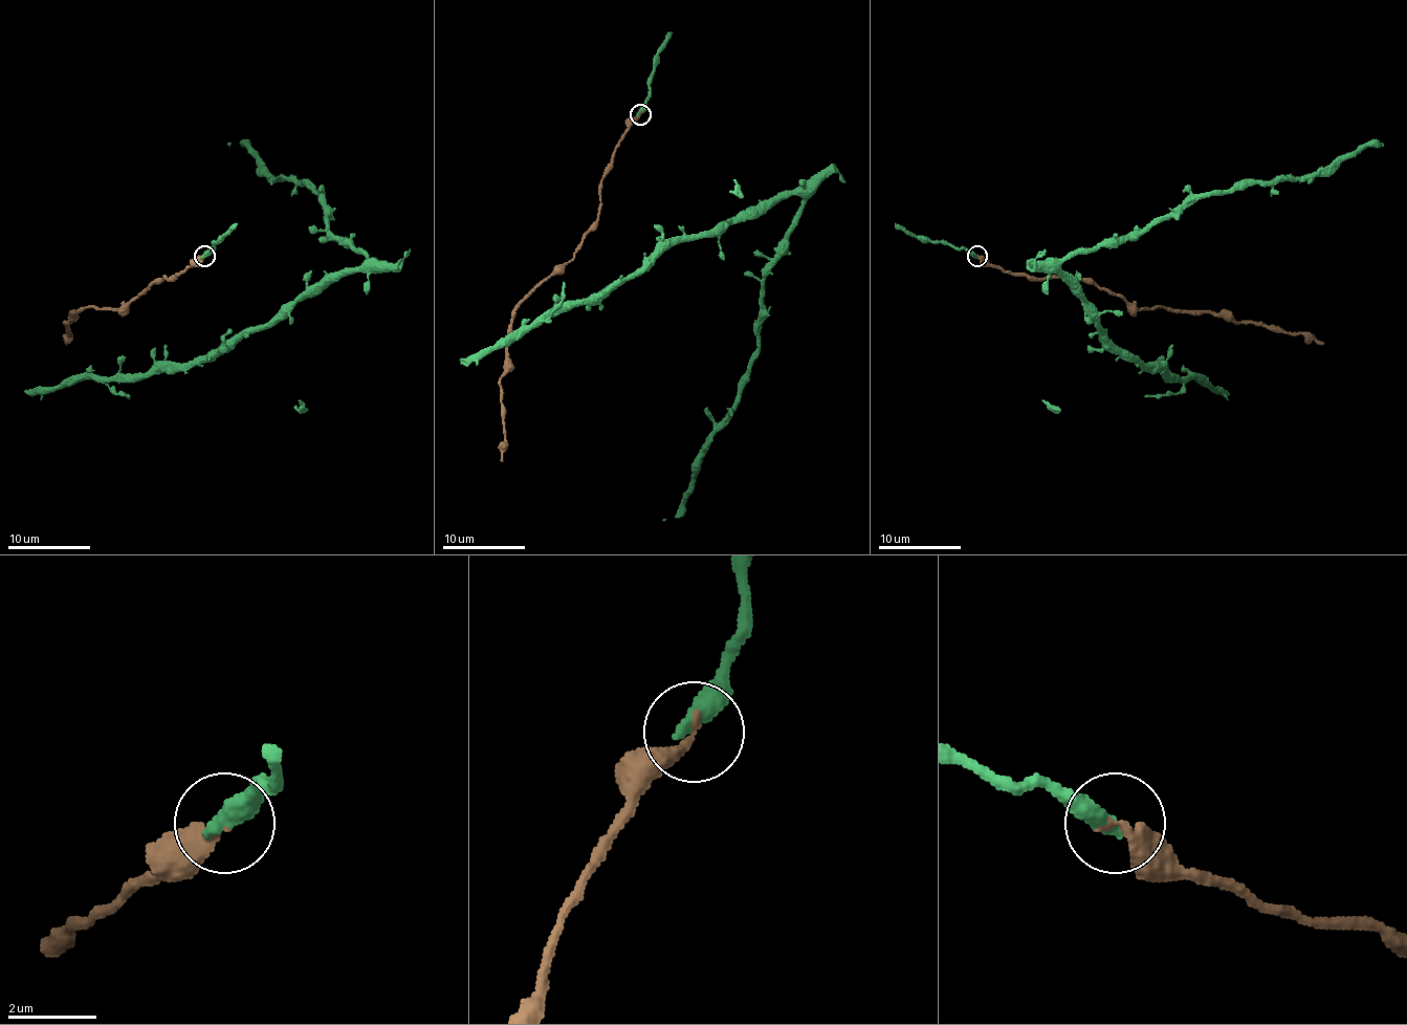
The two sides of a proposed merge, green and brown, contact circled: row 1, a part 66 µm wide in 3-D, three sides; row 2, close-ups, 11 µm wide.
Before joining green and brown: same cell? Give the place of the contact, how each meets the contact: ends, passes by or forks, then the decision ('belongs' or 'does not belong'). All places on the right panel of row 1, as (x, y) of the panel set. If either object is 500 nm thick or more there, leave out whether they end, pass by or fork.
(976, 256) | green ends | brown ends | belongs

